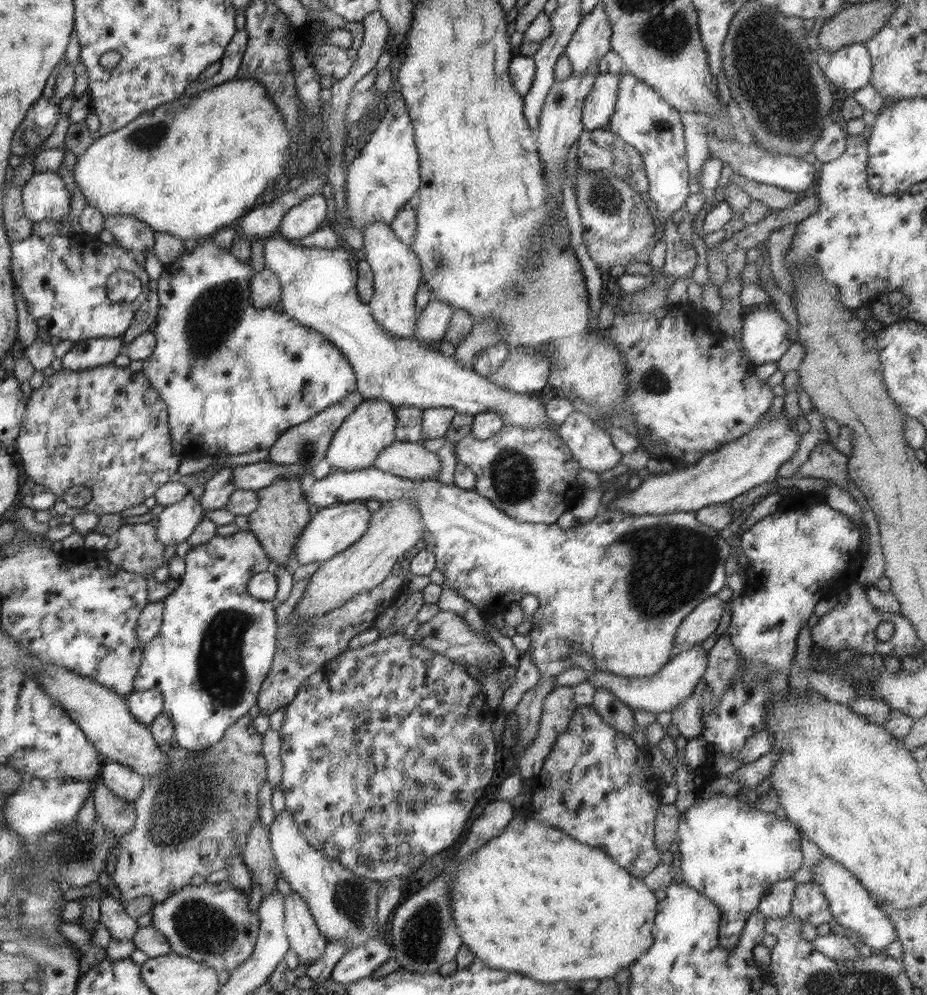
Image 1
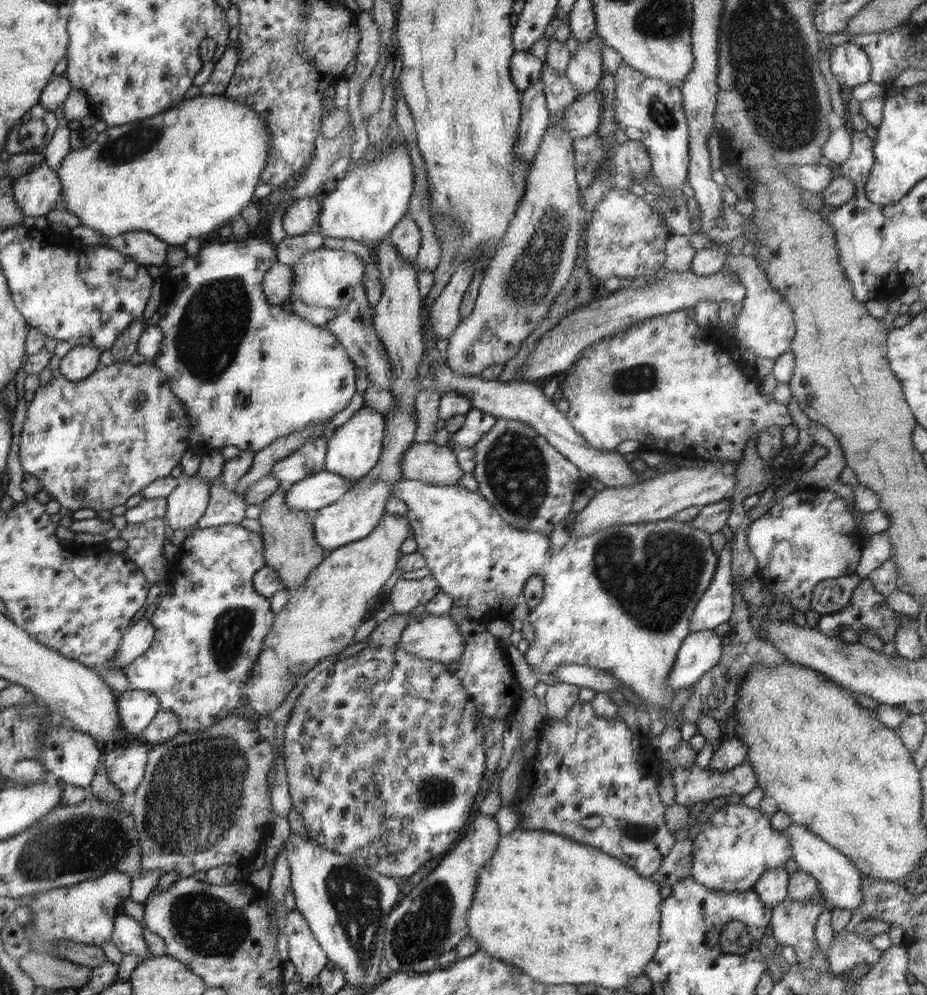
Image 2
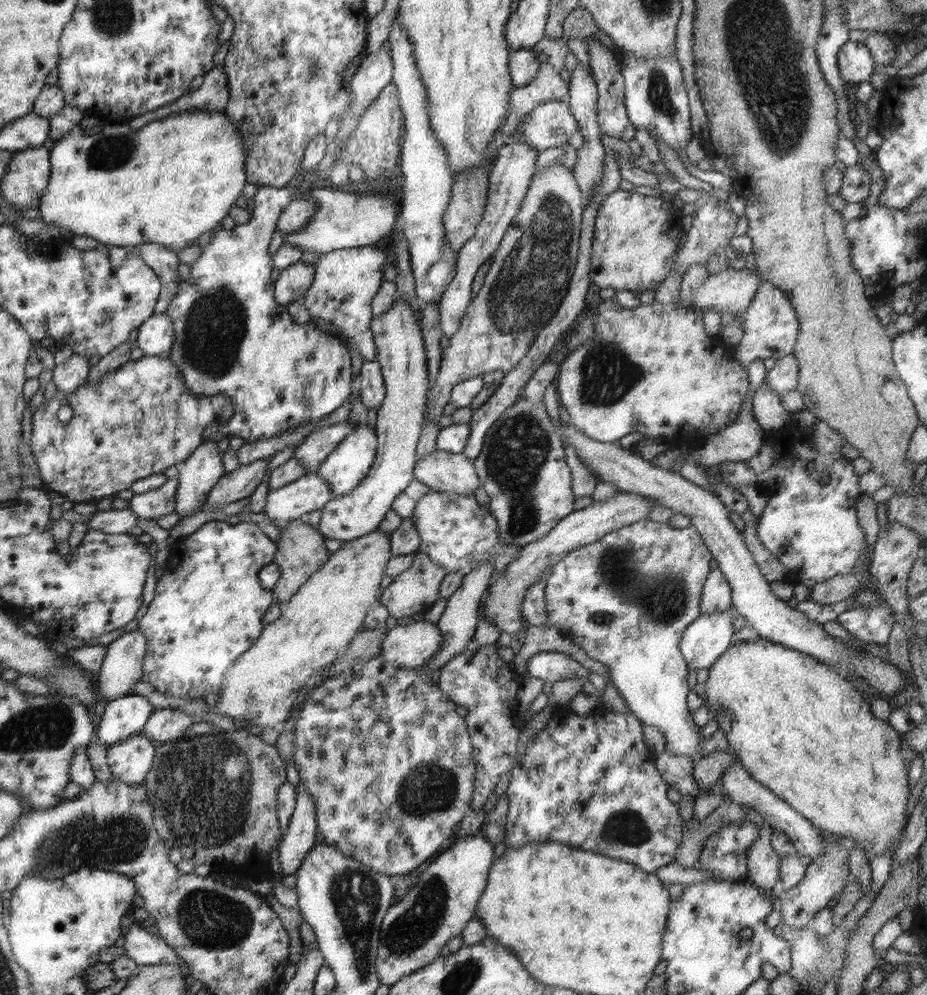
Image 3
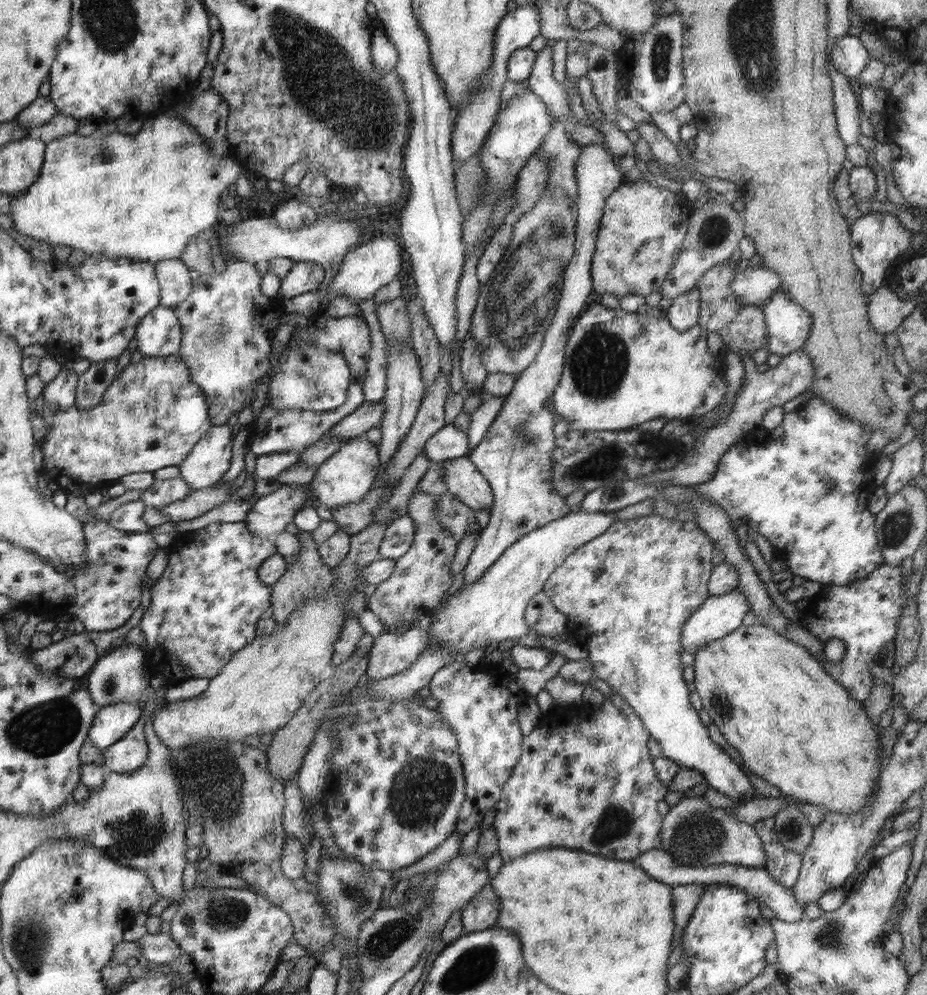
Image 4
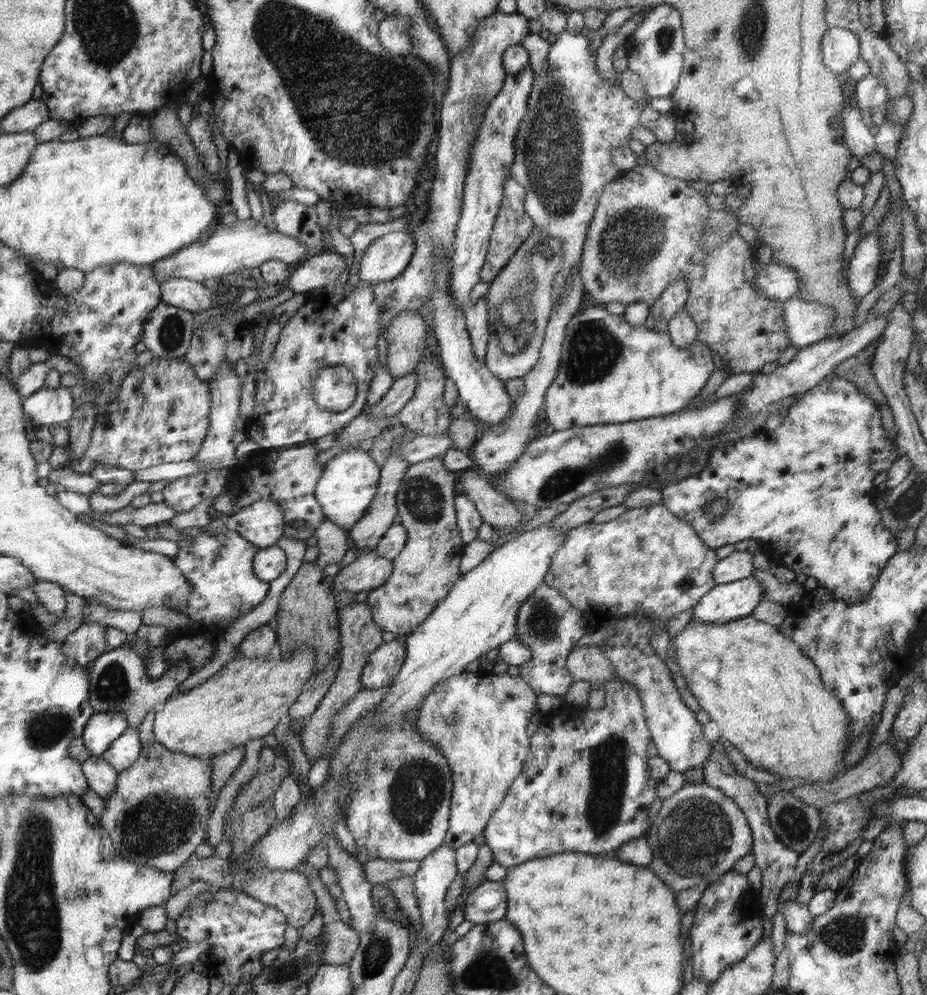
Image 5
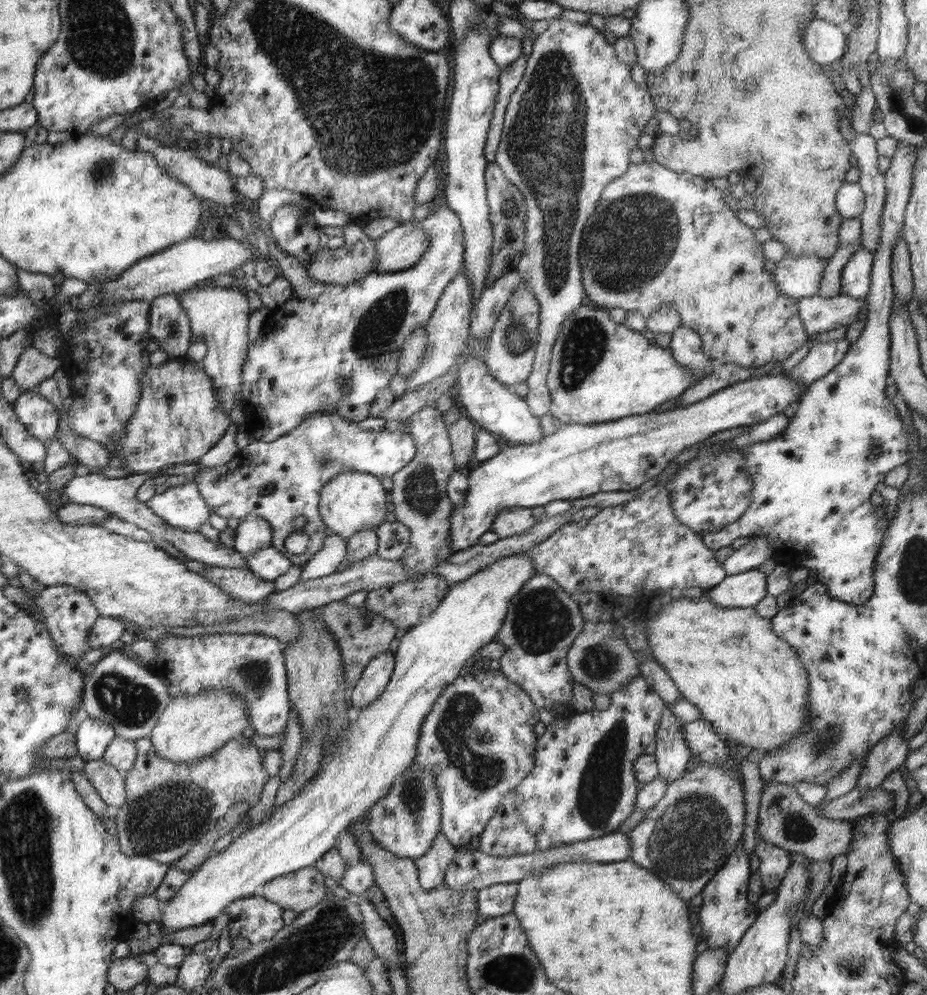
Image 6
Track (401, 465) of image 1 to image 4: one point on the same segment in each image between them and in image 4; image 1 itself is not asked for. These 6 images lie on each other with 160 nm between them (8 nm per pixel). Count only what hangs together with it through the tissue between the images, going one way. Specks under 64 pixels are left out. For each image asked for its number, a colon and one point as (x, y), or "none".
2: (429, 462)
3: (455, 473)
4: (463, 480)

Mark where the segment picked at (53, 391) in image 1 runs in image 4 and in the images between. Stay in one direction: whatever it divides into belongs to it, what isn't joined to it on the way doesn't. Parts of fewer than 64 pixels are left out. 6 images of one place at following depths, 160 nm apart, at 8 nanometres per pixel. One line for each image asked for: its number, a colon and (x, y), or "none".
2: (109, 436)
3: (138, 420)
4: (152, 415)

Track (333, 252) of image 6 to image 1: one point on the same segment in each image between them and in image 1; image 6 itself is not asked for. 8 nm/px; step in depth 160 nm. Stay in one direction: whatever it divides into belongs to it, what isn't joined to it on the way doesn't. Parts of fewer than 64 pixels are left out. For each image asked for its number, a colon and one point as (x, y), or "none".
1: (266, 293)
2: (277, 285)
3: (293, 282)
4: (303, 277)
5: (320, 270)

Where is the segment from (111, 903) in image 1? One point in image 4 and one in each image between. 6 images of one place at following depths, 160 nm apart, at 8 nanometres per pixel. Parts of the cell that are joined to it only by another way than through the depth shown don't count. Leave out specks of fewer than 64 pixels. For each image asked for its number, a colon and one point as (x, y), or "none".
2: (127, 935)
3: (145, 948)
4: (160, 948)

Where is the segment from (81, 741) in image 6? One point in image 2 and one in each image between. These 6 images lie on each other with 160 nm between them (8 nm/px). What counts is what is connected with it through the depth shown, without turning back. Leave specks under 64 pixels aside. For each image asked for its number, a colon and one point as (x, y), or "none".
2: (137, 708)
3: (124, 717)
4: (114, 721)
5: (103, 729)

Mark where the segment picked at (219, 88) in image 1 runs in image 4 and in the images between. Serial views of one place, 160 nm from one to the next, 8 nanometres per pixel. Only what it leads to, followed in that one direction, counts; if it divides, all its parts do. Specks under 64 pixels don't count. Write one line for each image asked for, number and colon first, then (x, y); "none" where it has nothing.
2: (181, 174)
3: (165, 183)
4: (143, 196)

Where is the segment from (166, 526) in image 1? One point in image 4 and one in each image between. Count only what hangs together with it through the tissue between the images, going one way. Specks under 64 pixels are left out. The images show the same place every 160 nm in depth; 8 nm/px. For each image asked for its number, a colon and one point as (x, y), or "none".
2: (186, 504)
3: (201, 472)
4: (209, 459)

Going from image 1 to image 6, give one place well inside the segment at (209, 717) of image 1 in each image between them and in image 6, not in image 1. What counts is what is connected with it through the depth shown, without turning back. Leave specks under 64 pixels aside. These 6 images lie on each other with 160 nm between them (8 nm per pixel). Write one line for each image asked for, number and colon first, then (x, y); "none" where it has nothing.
2: (211, 626)
3: (209, 607)
4: (206, 605)
5: (218, 564)
6: (242, 584)

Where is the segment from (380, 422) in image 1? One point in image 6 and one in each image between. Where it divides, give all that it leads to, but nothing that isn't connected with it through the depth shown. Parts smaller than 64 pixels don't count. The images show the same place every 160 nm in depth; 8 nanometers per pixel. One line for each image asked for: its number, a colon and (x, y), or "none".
2: (353, 451)
3: (345, 467)
4: (347, 476)
5: (351, 478)
6: (353, 501)

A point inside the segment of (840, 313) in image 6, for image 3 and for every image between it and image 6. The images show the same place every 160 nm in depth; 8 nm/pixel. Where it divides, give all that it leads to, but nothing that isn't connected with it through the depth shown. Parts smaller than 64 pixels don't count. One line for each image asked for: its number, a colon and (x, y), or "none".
3: (770, 326)
4: (788, 325)
5: (806, 323)

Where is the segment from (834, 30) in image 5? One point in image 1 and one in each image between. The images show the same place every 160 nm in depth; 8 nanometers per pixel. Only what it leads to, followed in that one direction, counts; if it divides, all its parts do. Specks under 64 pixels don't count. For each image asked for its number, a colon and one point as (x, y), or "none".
1: (850, 68)
2: (850, 64)
3: (856, 65)
4: (849, 56)

